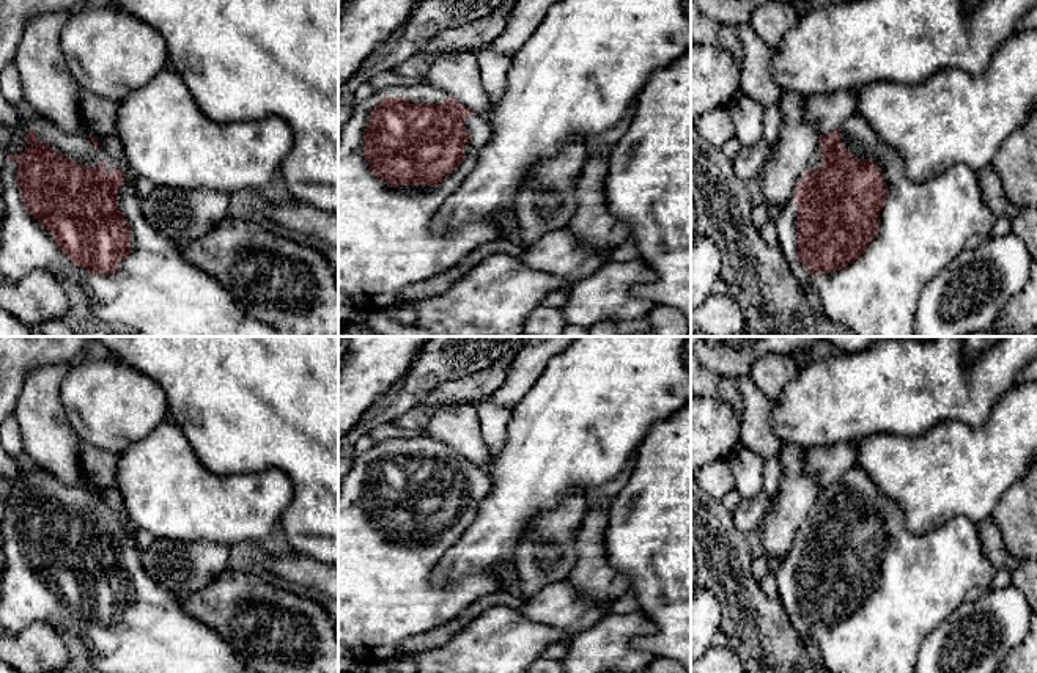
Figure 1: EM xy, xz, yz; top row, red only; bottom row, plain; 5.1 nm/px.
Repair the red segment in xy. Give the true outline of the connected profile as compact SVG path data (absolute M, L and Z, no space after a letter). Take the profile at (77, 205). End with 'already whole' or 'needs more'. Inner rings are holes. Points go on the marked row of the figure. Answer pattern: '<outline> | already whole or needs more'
M24 104L20 107L20 120L16 126L11 127L11 138L5 149L6 160L0 170L3 184L2 198L6 206L0 225L0 274L5 278L20 280L33 270L44 270L63 283L72 281L83 291L91 310L101 321L107 324L120 322L131 325L143 336L280 336L277 329L242 310L219 280L189 264L181 255L179 244L167 239L148 225L142 214L142 198L137 193L135 186L126 181L116 164L99 149L98 138L91 138L90 135L82 137L65 134L47 118L41 116L31 107Z | needs more

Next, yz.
M859 115L843 120L818 146L776 219L779 247L809 307L853 336L916 336L914 319L922 289L972 237L988 237L996 215L985 204L977 171L958 164L933 179L911 181L899 153Z | needs more

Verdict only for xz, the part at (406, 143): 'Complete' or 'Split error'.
Split error

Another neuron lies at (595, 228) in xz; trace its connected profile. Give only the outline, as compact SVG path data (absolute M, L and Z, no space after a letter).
M609 154L590 156L576 187L576 212L568 230L592 253L611 253L629 237L629 228L607 208L606 175Z

